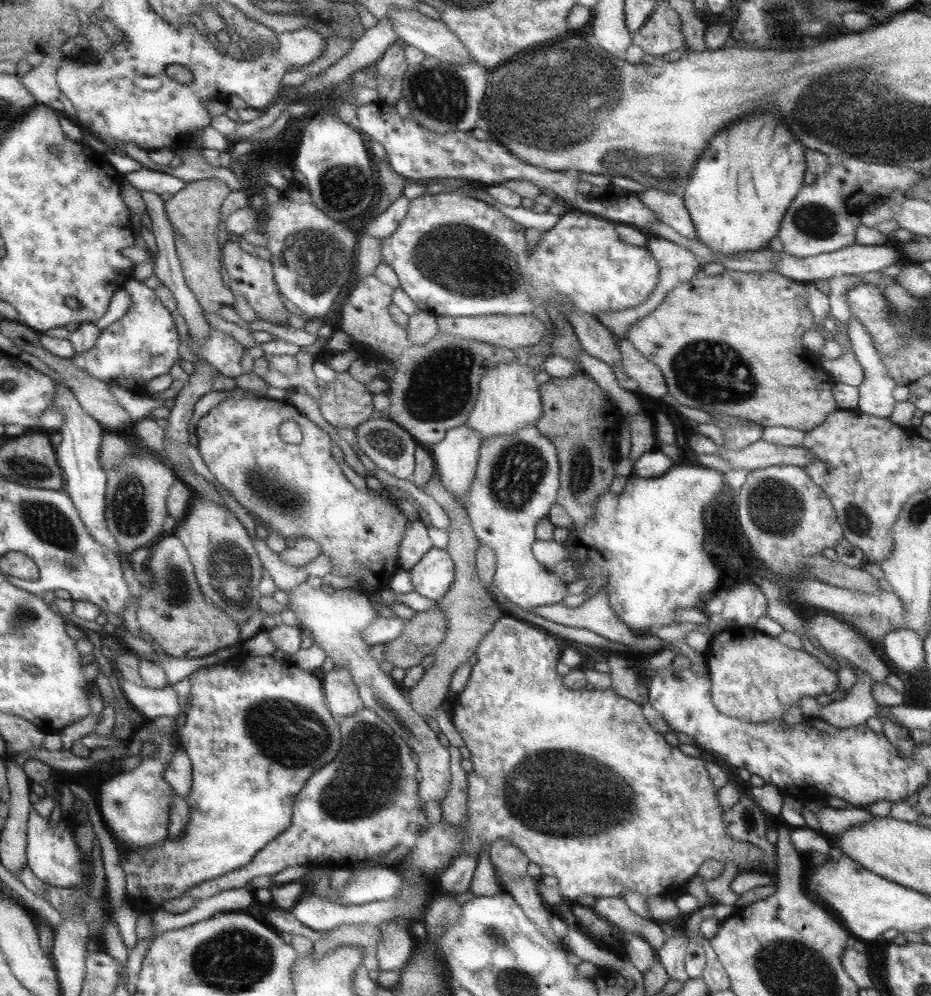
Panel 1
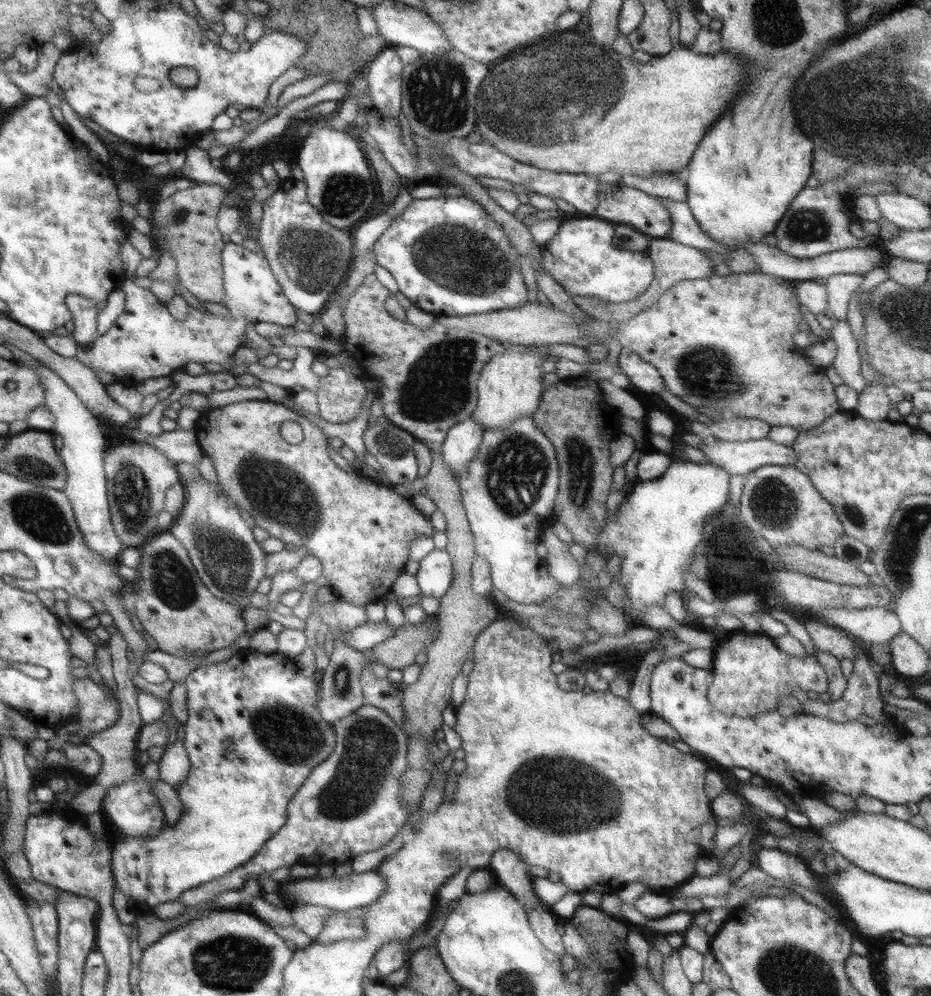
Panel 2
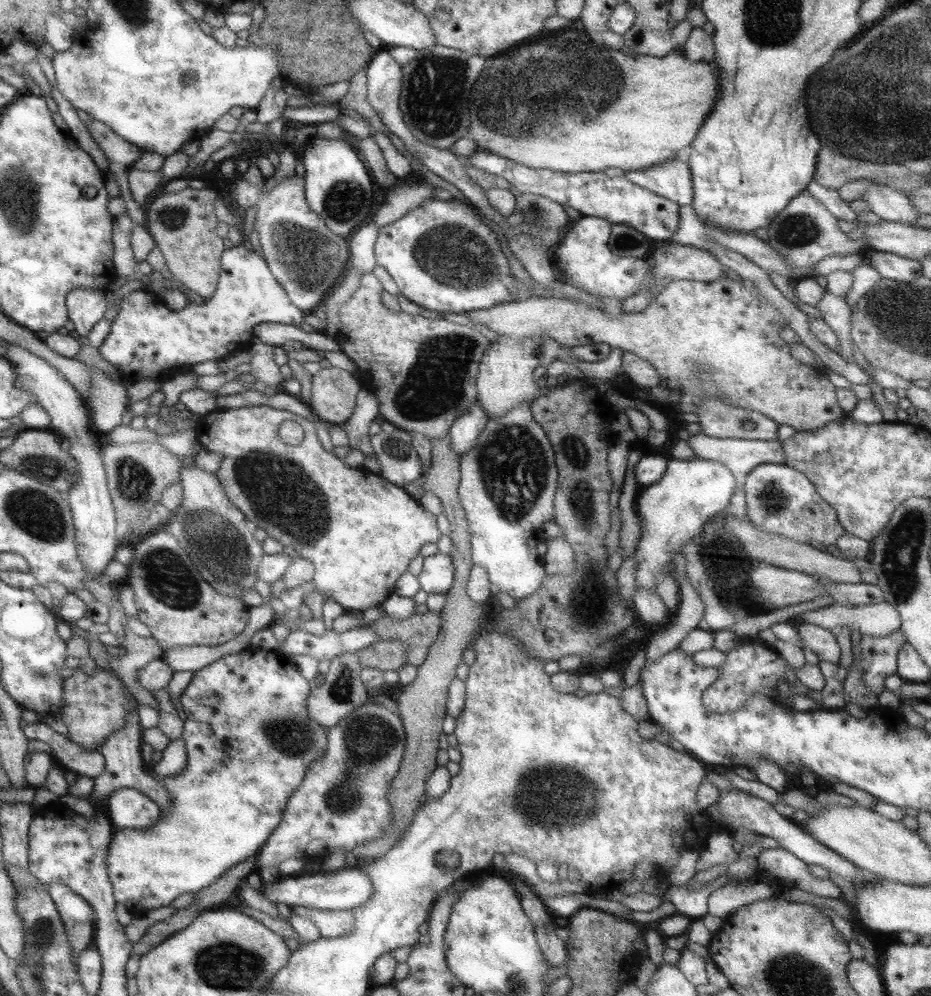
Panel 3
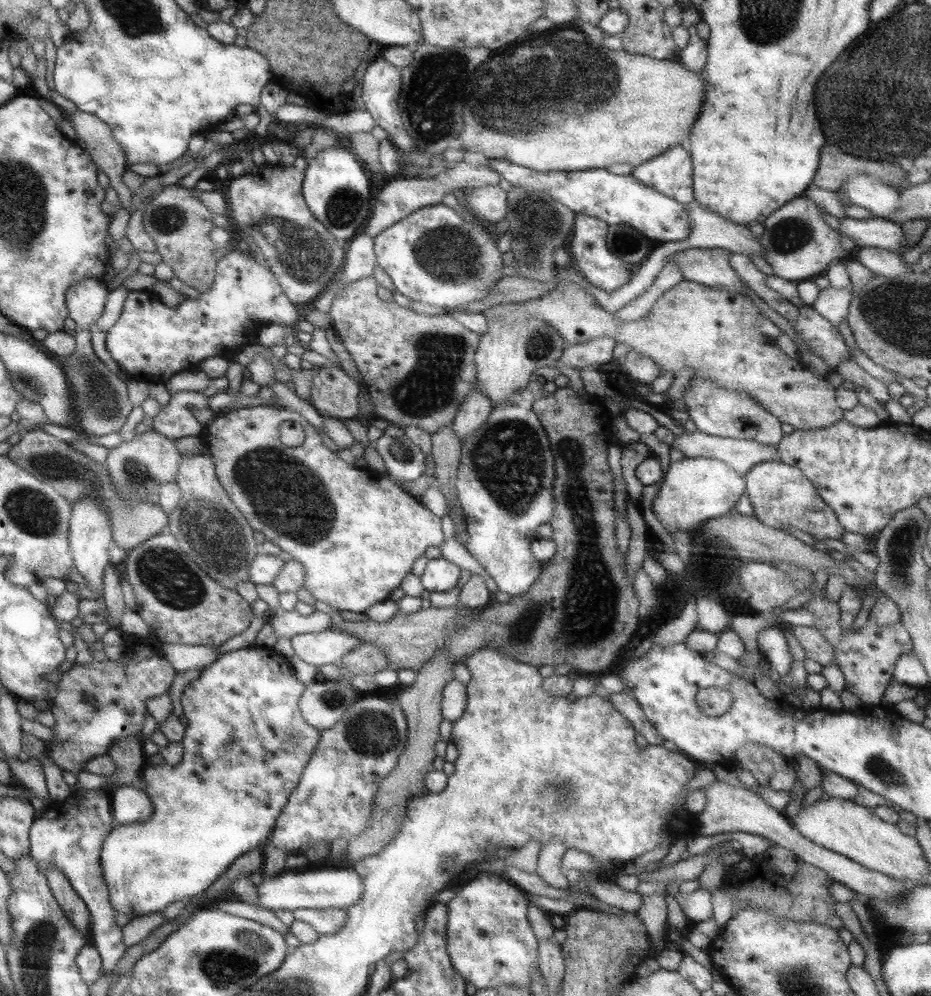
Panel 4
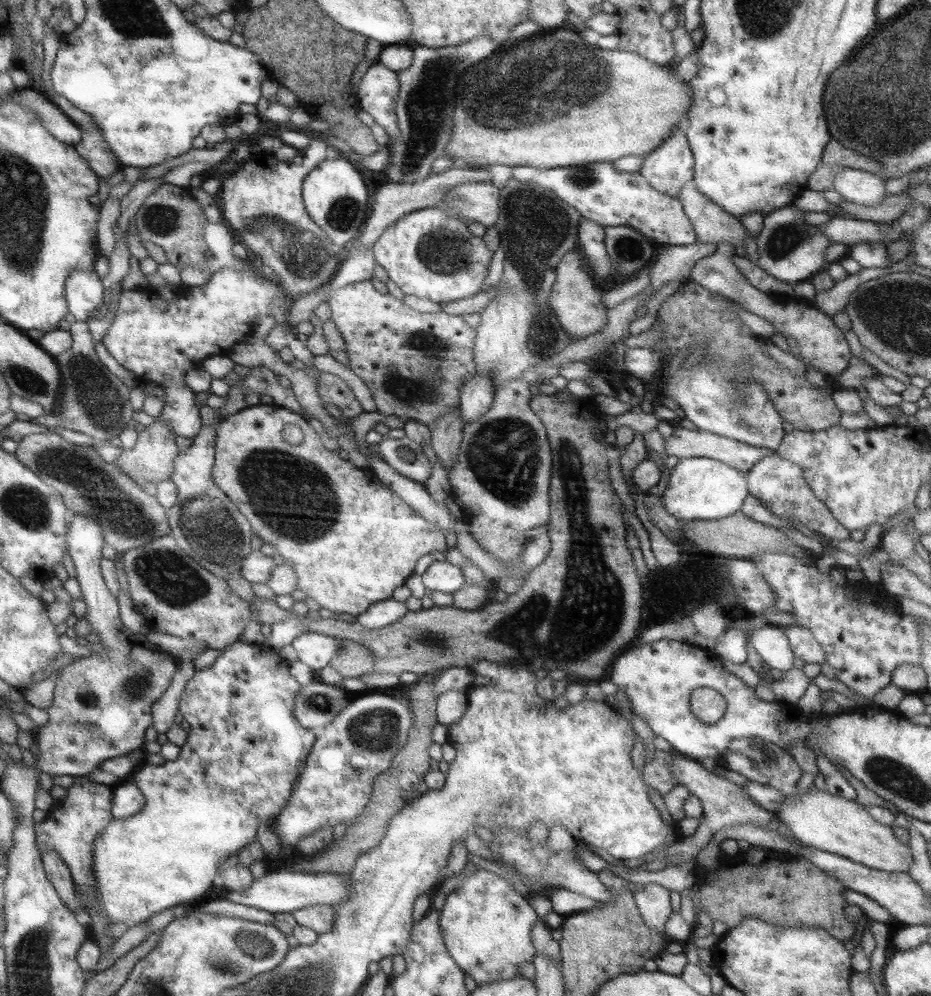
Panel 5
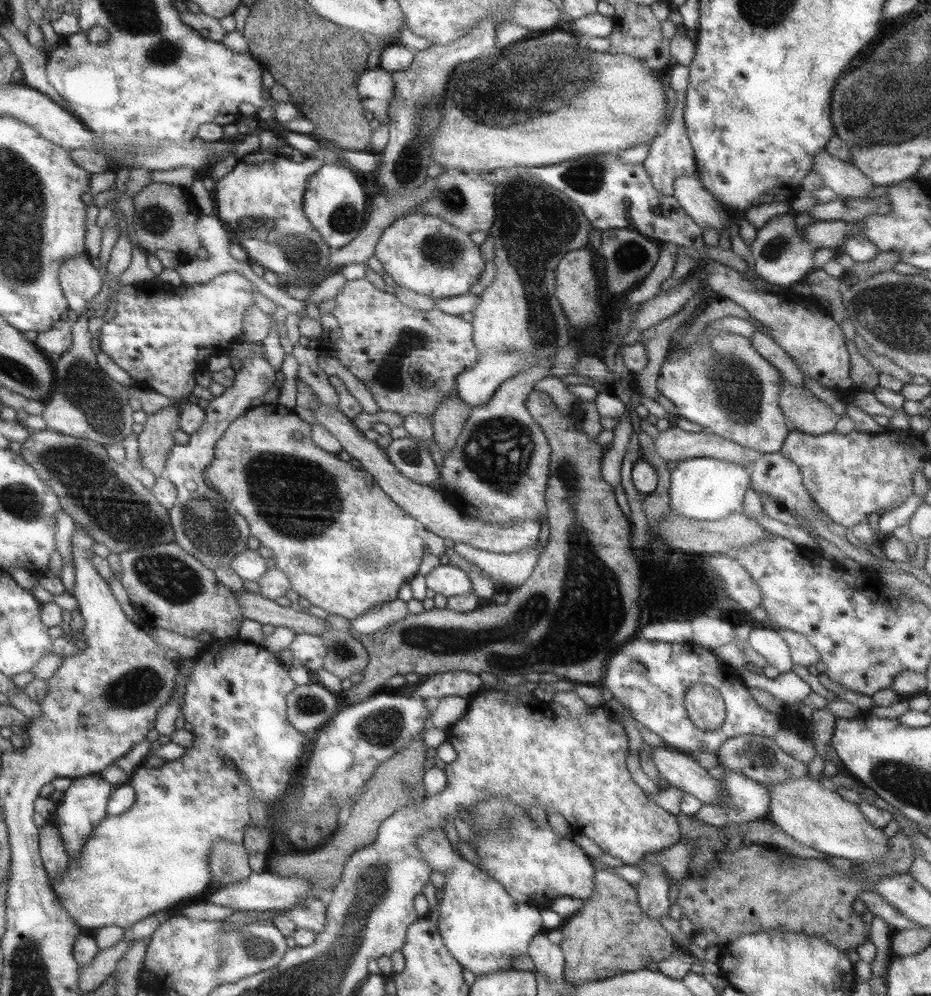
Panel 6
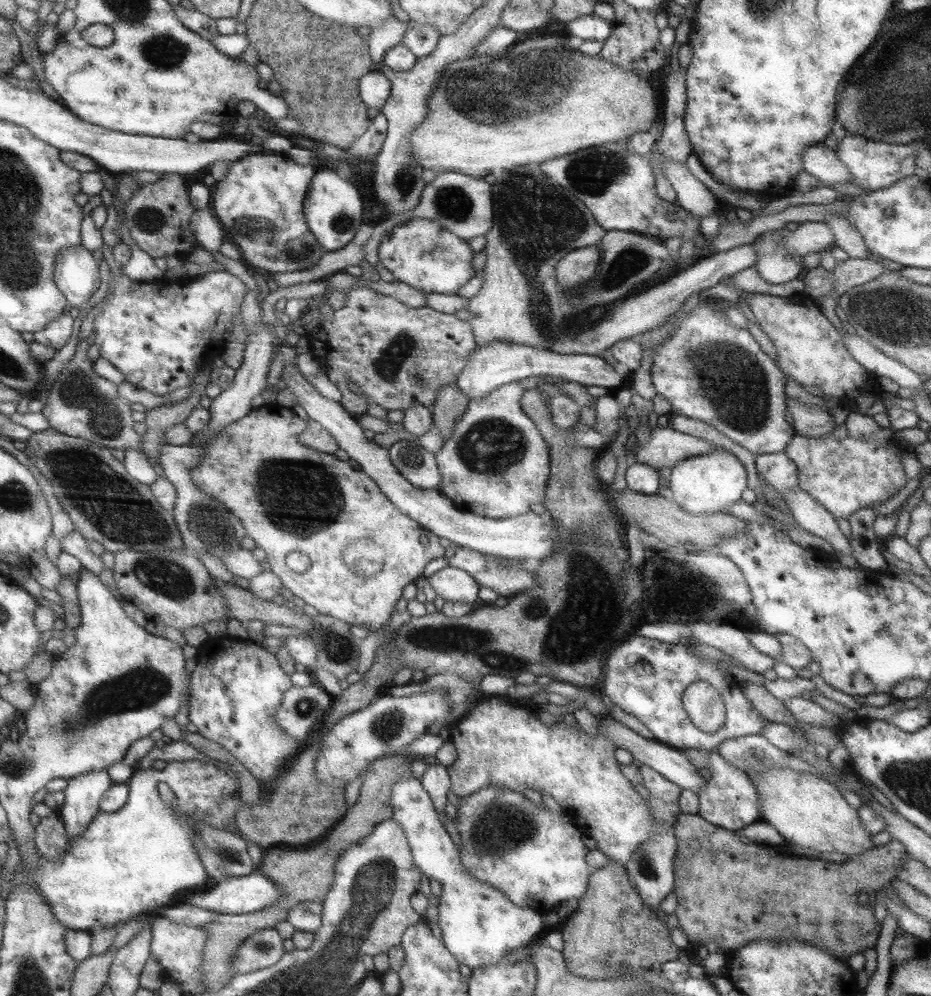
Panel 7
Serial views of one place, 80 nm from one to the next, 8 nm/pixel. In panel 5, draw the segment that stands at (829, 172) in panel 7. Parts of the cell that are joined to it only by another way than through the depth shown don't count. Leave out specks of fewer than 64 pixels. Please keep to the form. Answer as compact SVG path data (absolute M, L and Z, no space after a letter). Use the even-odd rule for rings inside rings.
M840 168L834 174L831 190L861 206L875 206L886 196L881 177L857 168Z

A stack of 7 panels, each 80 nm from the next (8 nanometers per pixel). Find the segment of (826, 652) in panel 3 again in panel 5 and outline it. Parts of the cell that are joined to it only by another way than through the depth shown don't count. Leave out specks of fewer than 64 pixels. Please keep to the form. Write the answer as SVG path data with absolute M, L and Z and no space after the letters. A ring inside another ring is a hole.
M791 625L783 627L783 632L788 638L789 646L795 657L800 658L805 663L814 662L820 665L826 662L824 650L814 639L811 631L797 625Z

